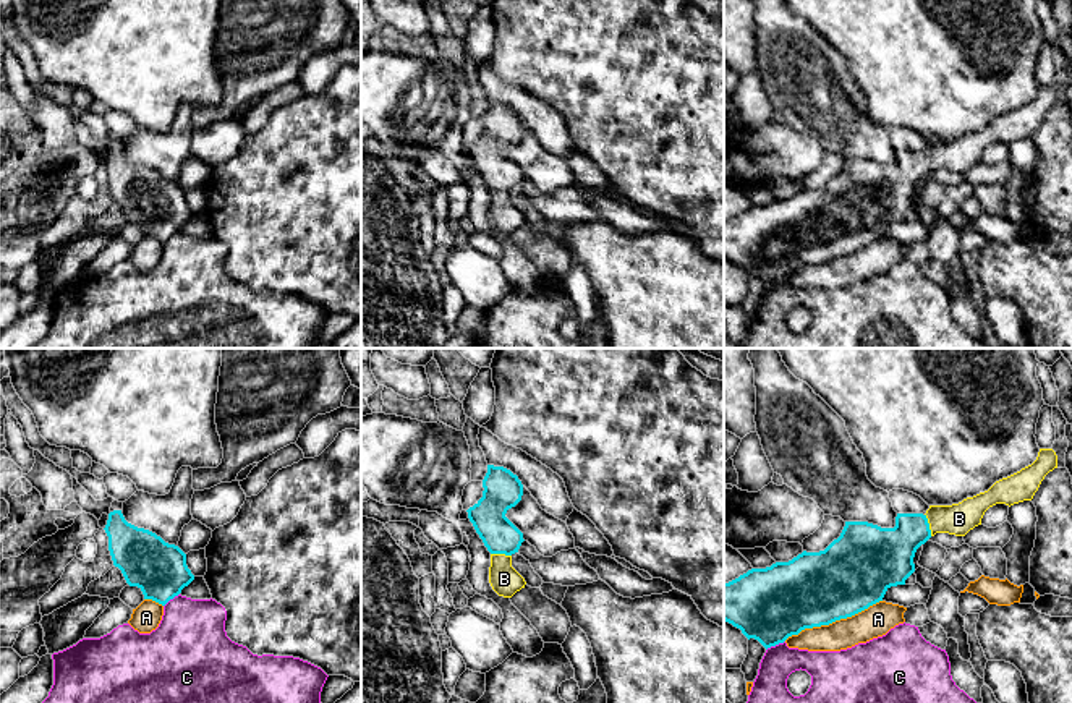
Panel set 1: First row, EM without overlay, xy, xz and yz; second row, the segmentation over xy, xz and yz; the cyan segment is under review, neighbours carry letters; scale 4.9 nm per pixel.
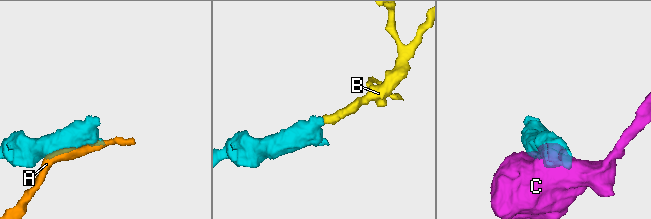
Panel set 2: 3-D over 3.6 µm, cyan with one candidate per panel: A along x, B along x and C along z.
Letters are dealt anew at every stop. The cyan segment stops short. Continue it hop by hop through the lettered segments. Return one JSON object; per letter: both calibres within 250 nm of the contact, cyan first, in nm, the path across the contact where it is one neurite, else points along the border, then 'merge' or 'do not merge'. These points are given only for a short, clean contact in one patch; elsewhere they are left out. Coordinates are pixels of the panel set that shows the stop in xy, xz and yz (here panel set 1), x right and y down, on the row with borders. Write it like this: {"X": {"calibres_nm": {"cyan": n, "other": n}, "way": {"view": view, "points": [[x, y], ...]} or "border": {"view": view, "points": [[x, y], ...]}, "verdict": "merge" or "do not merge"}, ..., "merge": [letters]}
{"A": {"calibres_nm": {"cyan": 360, "other": 160}, "verdict": "do not merge"}, "B": {"calibres_nm": {"cyan": 260, "other": 160}, "way": {"view": "yz", "points": [[888, 554], [912, 530], [928, 525], [938, 519], [959, 519]]}, "verdict": "merge"}, "C": {"calibres_nm": {"cyan": 380, "other": 170}, "verdict": "do not merge"}, "merge": ["B"]}

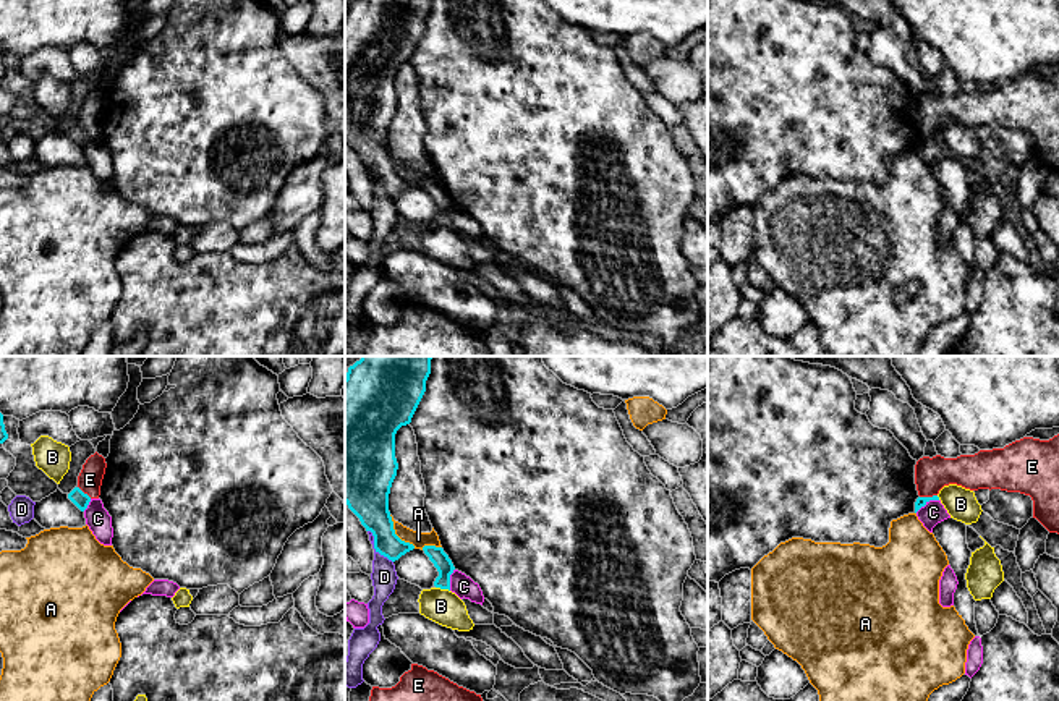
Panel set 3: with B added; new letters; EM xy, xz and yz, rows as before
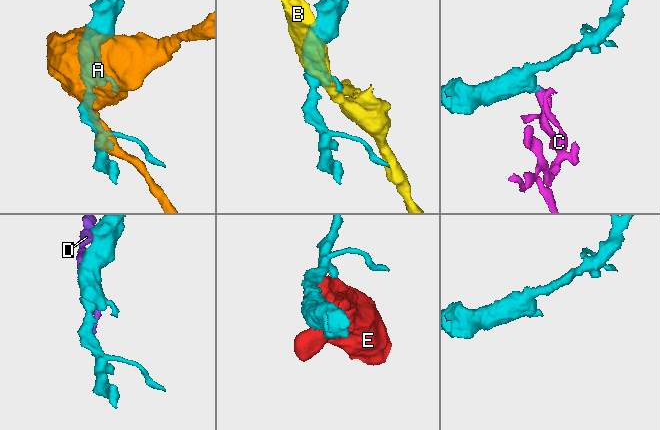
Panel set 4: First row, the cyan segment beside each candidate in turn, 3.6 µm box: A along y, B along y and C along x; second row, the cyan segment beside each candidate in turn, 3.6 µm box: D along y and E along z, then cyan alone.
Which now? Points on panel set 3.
{"A": {"calibres_nm": {"cyan": 220, "other": 80}, "verdict": "do not merge"}, "B": {"calibres_nm": {"cyan": 90, "other": 170}, "verdict": "do not merge"}, "C": {"calibres_nm": {"cyan": 50, "other": 110}, "border": {"view": "yz", "points": [[938, 499], [930, 499], [915, 512]]}, "verdict": "do not merge"}, "D": {"calibres_nm": {"cyan": 200, "other": 130}, "verdict": "do not merge"}, "E": {"calibres_nm": {"cyan": 50, "other": 170}, "verdict": "do not merge"}, "merge": []}

